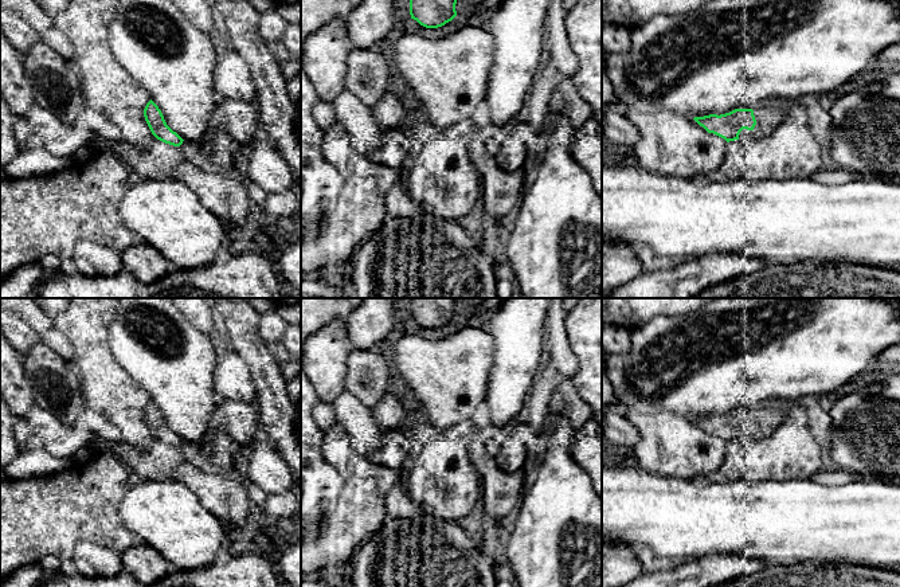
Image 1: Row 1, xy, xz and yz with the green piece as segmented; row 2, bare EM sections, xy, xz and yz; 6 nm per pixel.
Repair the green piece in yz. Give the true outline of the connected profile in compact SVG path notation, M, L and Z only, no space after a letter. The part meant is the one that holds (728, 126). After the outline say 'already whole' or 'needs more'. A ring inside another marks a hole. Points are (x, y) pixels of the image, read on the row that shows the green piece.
M762 105L758 109L735 109L725 114L709 114L693 120L708 133L727 142L740 140L743 144L763 138L774 132L786 118L783 109Z; needs more

